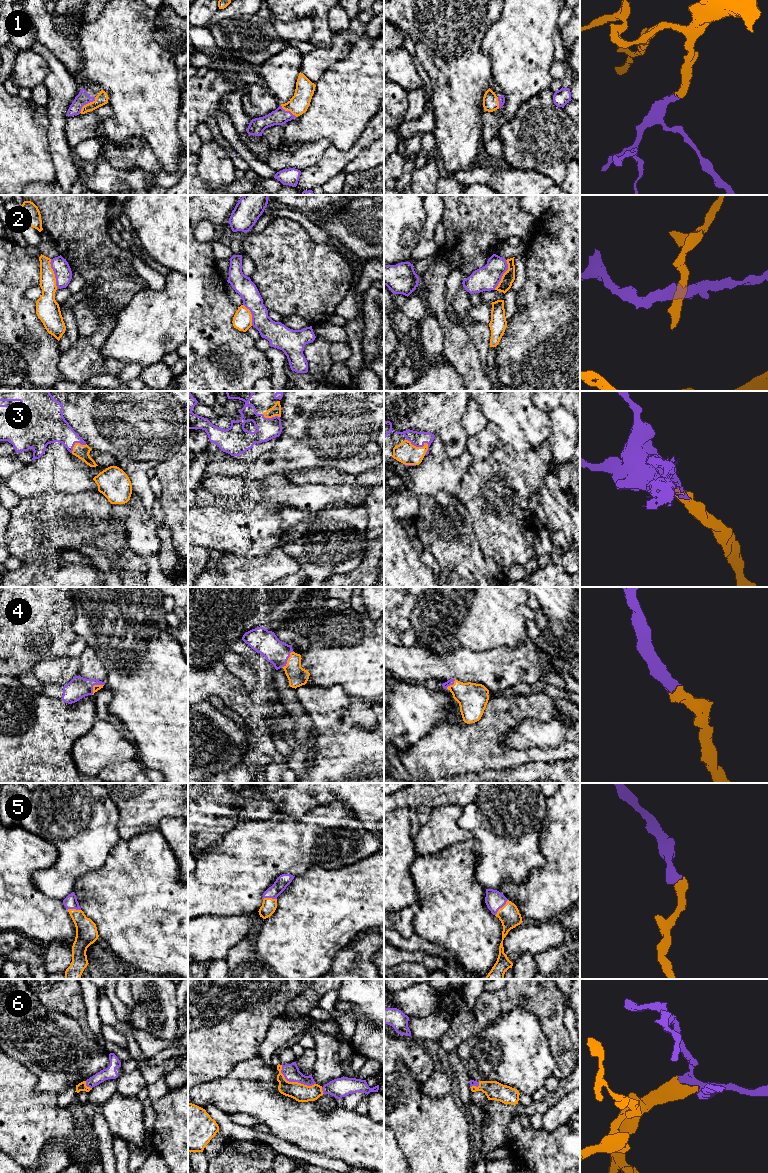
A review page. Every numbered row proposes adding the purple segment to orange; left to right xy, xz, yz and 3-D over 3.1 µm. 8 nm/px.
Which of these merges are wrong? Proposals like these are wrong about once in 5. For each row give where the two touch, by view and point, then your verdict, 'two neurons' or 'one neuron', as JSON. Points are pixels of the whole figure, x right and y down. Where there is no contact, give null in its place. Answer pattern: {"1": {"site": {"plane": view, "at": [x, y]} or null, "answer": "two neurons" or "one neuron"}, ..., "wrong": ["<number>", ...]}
{"1": {"site": {"plane": "xy", "at": [86, 104]}, "answer": "one neuron"}, "2": {"site": {"plane": "xy", "at": [54, 274]}, "answer": "two neurons"}, "3": {"site": {"plane": "yz", "at": [421, 447]}, "answer": "one neuron"}, "4": {"site": {"plane": "xz", "at": [288, 659]}, "answer": "one neuron"}, "5": {"site": {"plane": "yz", "at": [502, 907]}, "answer": "one neuron"}, "6": {"site": {"plane": "xz", "at": [294, 1082]}, "answer": "one neuron"}, "wrong": ["2"]}

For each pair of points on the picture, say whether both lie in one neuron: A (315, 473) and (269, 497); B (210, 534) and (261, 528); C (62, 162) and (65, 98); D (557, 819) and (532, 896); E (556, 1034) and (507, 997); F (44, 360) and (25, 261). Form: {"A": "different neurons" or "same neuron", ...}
{"A": "different neurons", "B": "same neuron", "C": "same neuron", "D": "same neuron", "E": "same neuron", "F": "same neuron"}

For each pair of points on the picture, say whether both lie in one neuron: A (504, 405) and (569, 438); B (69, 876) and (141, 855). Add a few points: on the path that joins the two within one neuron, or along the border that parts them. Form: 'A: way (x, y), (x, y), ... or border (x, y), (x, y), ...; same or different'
A: border (548, 414), (550, 435), (544, 441); different
B: border (114, 845), (100, 868), (82, 876); different

